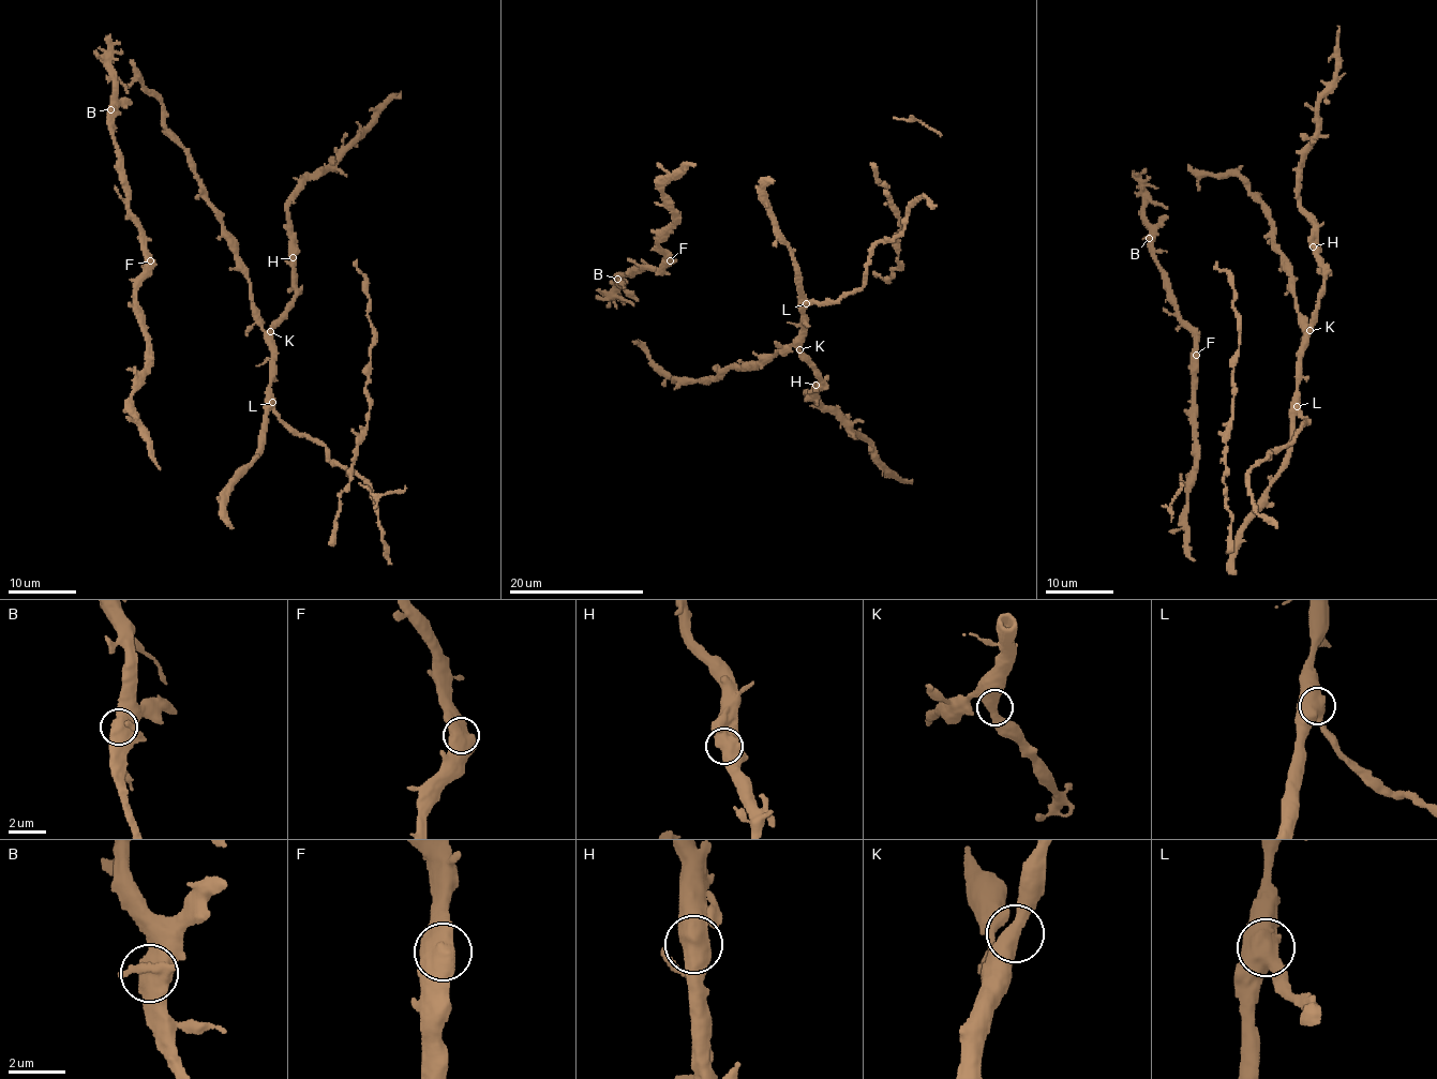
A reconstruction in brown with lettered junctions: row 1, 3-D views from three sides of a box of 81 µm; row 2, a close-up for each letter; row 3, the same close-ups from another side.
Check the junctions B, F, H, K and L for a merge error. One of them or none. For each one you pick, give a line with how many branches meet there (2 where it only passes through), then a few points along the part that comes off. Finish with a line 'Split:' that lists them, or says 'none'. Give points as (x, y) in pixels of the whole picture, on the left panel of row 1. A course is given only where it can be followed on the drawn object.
L: Branches: 2
Split: L

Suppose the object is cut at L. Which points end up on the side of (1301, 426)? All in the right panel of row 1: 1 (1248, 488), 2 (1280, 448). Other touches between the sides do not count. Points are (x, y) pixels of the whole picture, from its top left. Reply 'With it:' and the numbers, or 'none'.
With it: 1, 2

